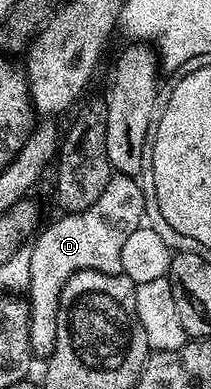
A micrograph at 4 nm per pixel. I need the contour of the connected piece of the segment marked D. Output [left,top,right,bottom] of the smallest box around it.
[30,174,144,357]

